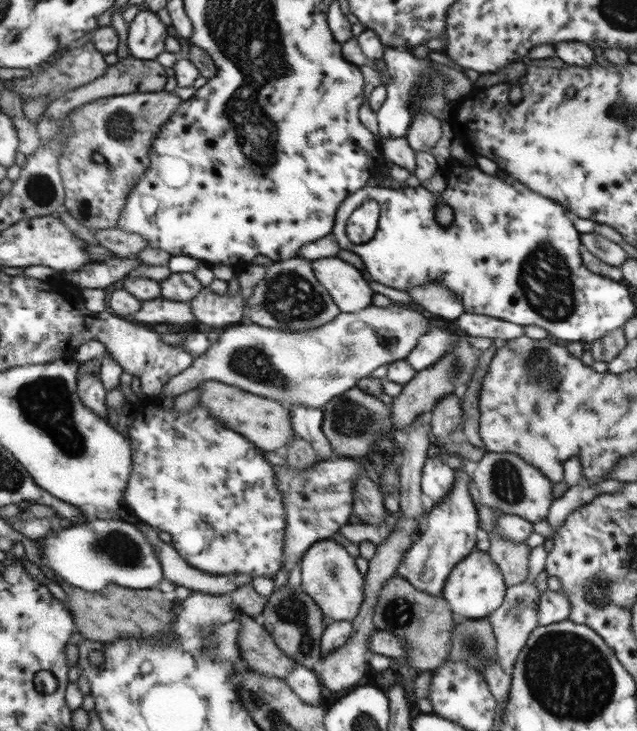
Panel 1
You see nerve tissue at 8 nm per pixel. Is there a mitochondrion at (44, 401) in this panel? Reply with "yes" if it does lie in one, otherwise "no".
yes

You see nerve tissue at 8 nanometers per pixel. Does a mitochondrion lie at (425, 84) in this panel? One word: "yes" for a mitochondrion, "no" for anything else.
yes

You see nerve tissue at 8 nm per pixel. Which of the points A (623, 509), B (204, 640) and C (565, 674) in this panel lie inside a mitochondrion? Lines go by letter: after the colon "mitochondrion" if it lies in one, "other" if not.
A: other
B: mitochondrion
C: mitochondrion

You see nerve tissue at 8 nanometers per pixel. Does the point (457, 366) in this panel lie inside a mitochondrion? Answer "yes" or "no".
yes

